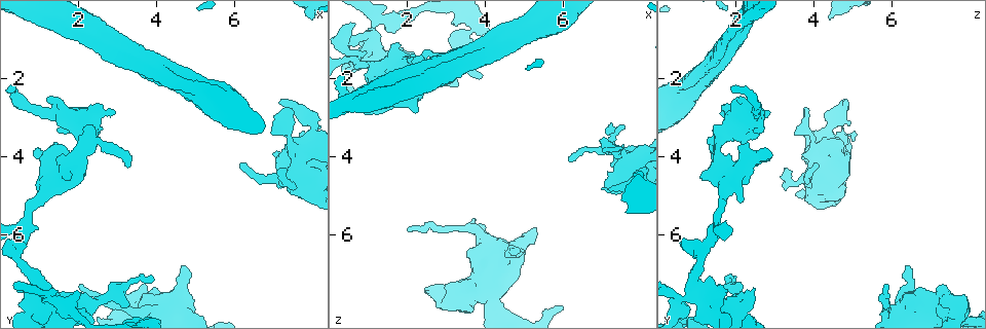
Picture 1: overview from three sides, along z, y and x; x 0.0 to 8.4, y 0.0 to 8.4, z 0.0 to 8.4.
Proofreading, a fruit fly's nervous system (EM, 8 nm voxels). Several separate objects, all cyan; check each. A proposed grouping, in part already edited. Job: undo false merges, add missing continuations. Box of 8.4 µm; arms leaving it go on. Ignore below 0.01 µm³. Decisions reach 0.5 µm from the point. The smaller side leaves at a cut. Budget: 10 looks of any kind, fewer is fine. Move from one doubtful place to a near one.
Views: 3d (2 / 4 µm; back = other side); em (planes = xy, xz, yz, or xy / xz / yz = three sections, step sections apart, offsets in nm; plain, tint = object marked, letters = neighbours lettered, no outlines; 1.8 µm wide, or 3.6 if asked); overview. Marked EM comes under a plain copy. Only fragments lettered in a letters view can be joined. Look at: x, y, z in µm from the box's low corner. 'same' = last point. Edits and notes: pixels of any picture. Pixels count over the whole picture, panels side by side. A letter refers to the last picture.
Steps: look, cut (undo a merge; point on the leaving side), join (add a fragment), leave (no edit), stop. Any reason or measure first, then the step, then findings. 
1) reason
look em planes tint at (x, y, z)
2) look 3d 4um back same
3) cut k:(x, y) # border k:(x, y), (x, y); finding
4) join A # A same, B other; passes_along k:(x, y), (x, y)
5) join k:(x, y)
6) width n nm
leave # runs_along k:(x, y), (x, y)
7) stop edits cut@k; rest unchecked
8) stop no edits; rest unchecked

look 3d 4um at (1.35, 4.75, 1.80)

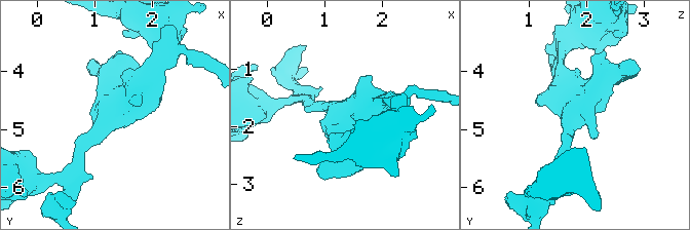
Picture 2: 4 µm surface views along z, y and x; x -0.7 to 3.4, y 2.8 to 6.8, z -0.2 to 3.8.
need the tissue
look em 3.6um planes letters at (1.30, 4.75, 1.80)

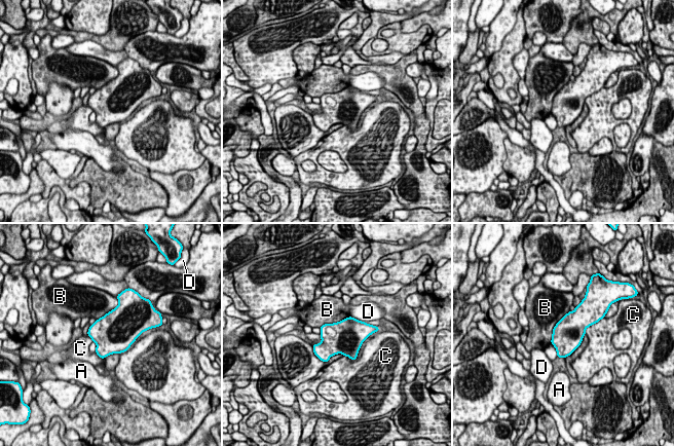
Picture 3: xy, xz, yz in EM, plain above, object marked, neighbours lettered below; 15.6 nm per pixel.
width 480 nm
leave # A other, B other, C other, D other; border 3:(598, 321), (590, 325), (585, 333); all the same neuron

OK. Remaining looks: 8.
thick end
look em planes tint at (2.75, 2.95, 1.65)

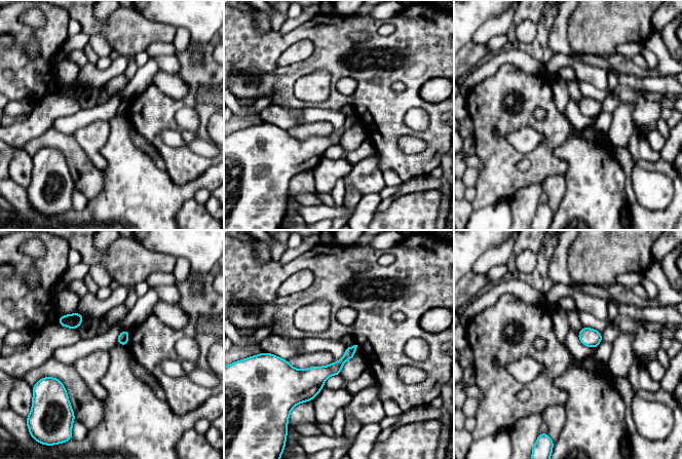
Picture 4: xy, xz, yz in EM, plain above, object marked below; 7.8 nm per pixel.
look em planes letters same

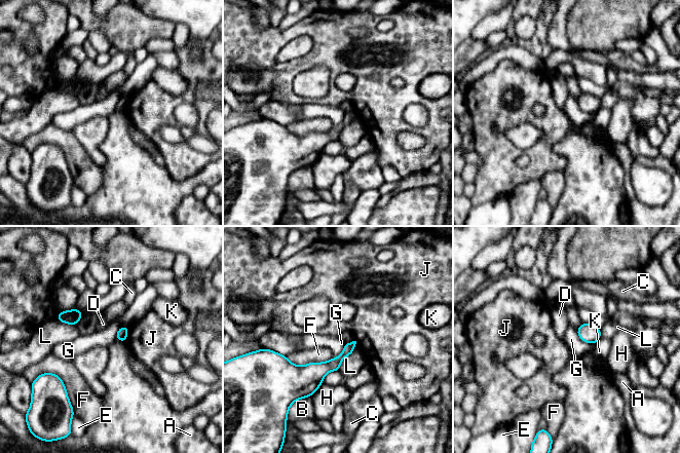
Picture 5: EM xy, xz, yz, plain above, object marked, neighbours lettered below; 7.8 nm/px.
leave # A other, B other, C other, D other, E other, F other, G other, H other, J other, K other, L other; border 5:(575, 330), (581, 340), (594, 344); no lettered fragment goes on from it

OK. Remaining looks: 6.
thin end
look em xy step 16 tint at (2.15, 7.25, 5.90)

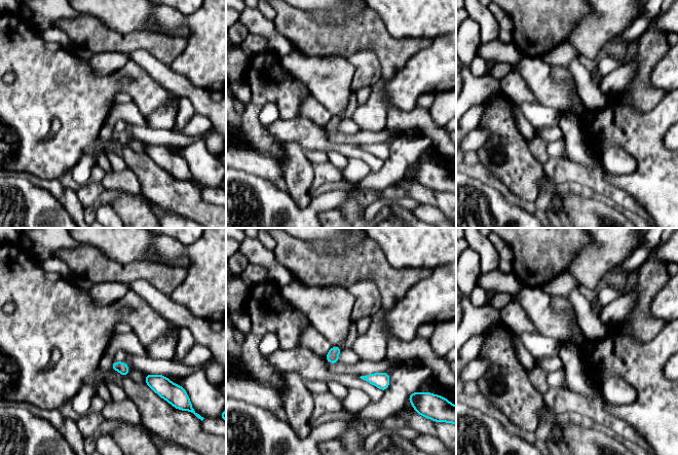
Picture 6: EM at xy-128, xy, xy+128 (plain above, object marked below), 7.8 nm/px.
look em xz step 4 letters same

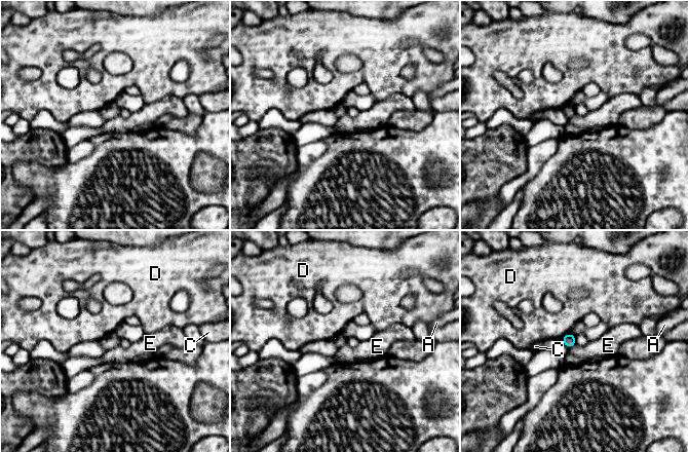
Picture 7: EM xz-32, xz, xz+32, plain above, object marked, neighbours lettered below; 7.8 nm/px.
leave # A other, C other, D other, E other; border 7:(575, 344), (569, 348); no lettered fragment goes on from it

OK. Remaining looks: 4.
look em 3.6um yz step 16 tint at (7.75, 3.65, 4.40)

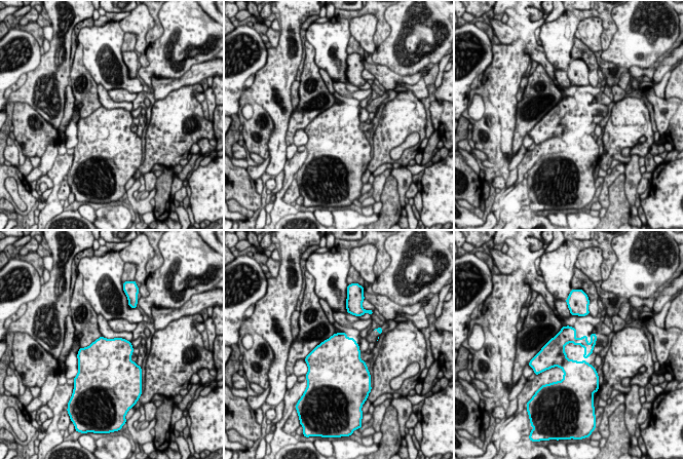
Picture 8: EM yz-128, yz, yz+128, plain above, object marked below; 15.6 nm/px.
look em 3.6um planes letters same

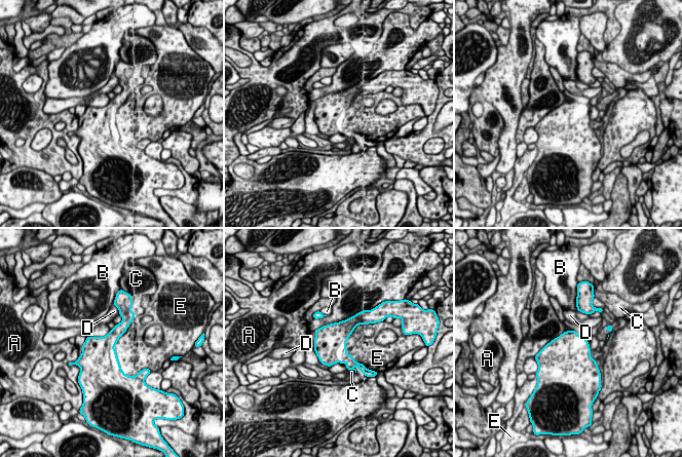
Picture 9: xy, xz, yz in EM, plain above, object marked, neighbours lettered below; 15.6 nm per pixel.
leave # A other, B other, C other, D other, E other; border 9:(347, 347), (346, 351), (366, 367); continuous, no second neuron

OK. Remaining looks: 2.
stop no edits; rest unchecked

